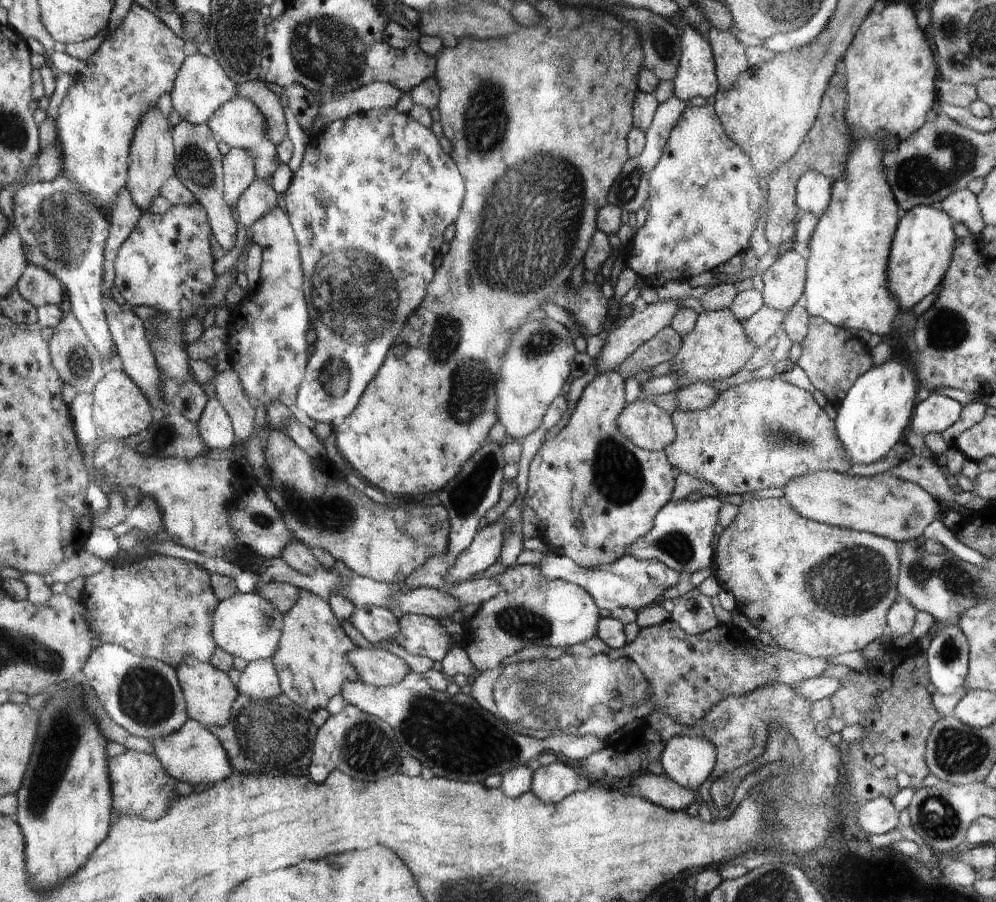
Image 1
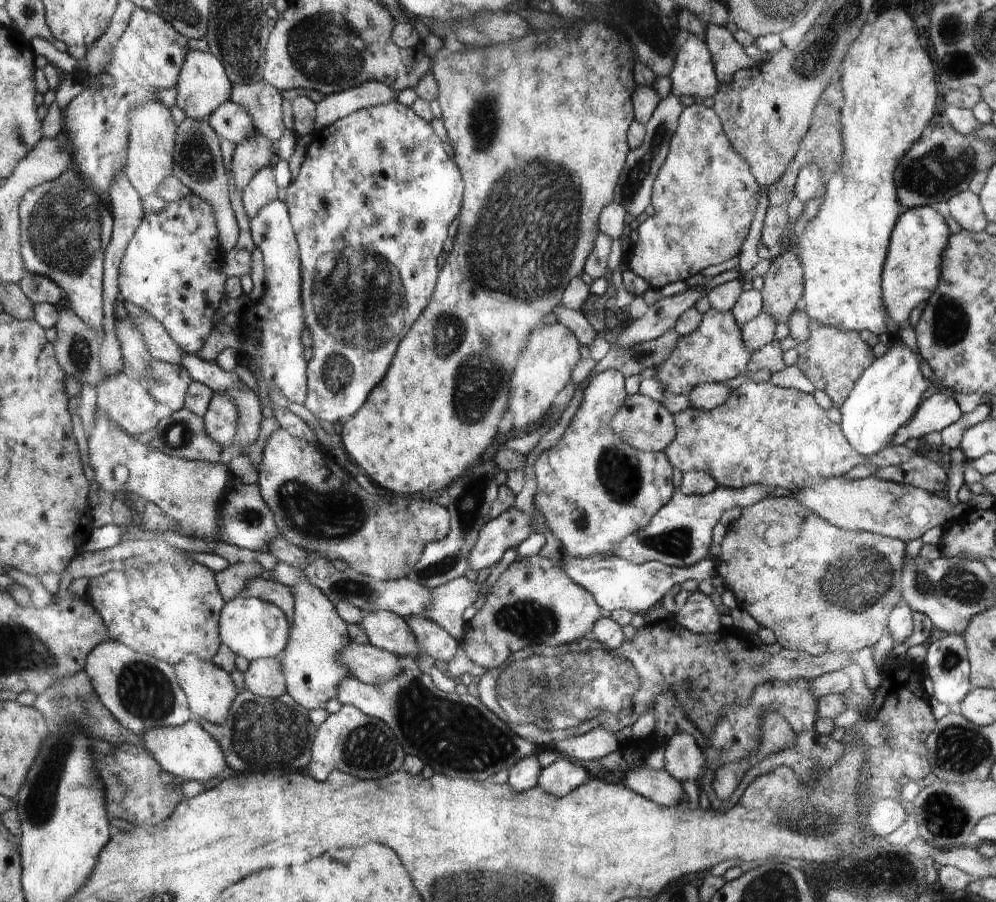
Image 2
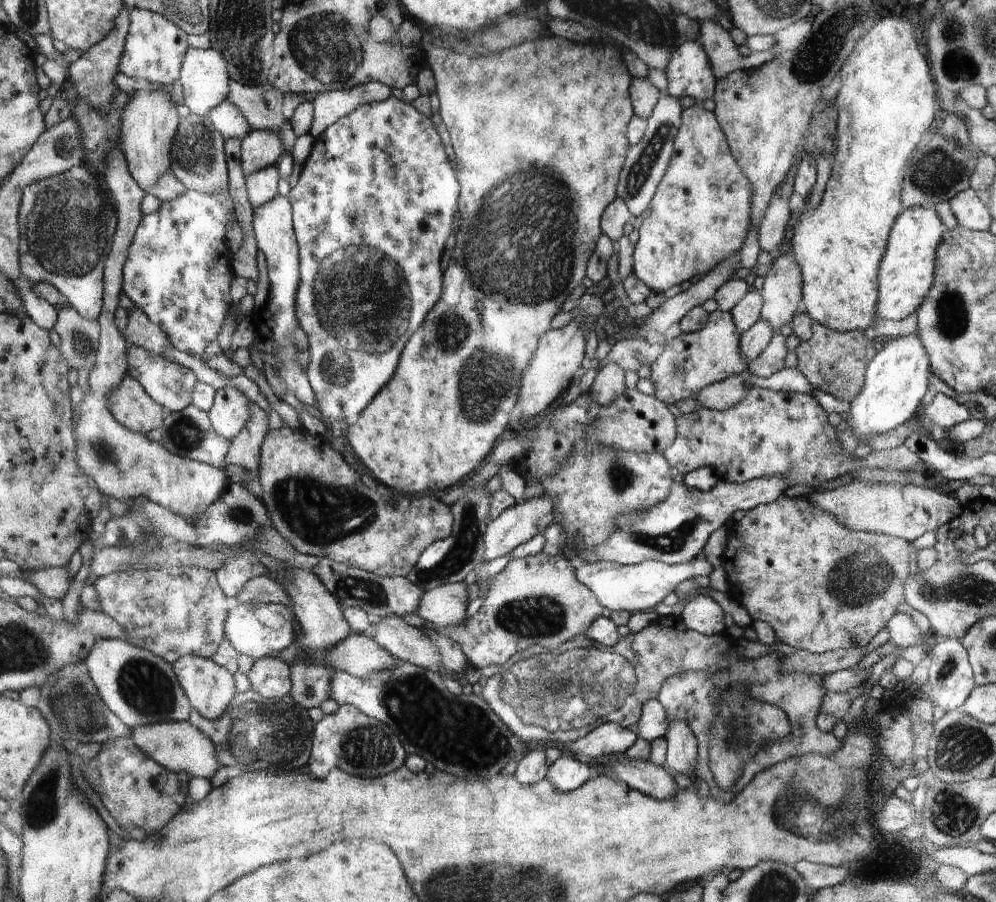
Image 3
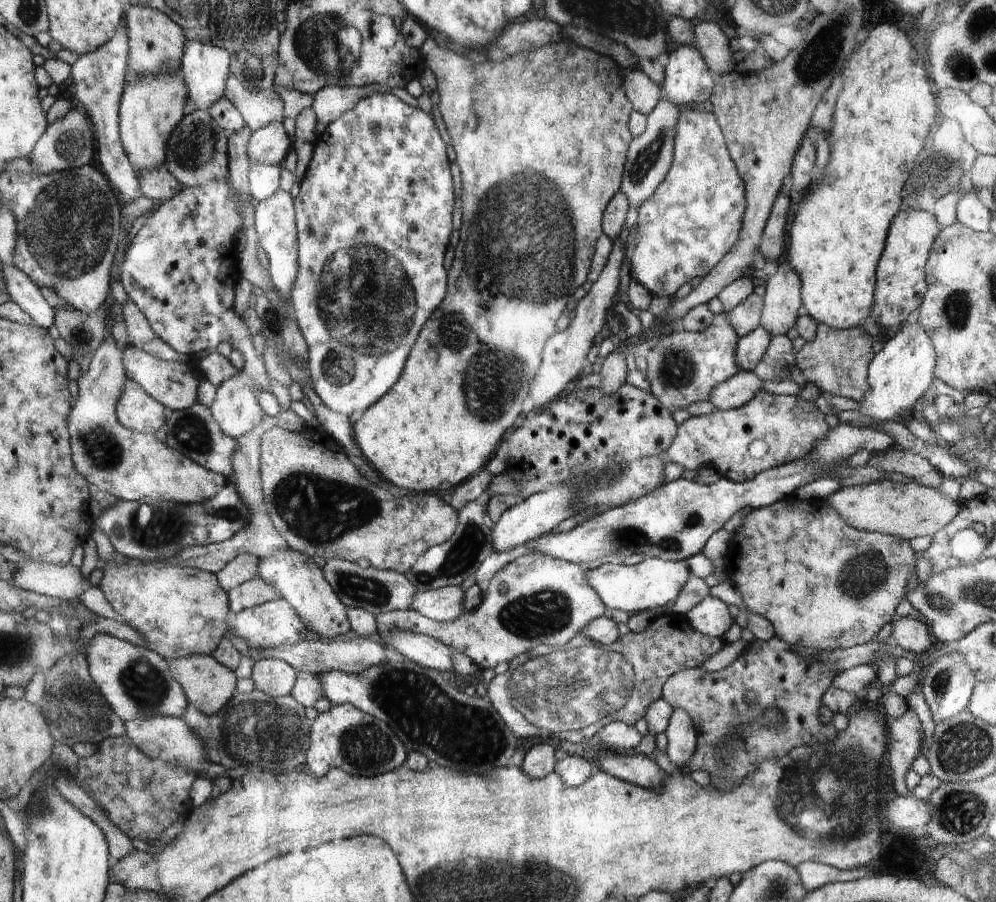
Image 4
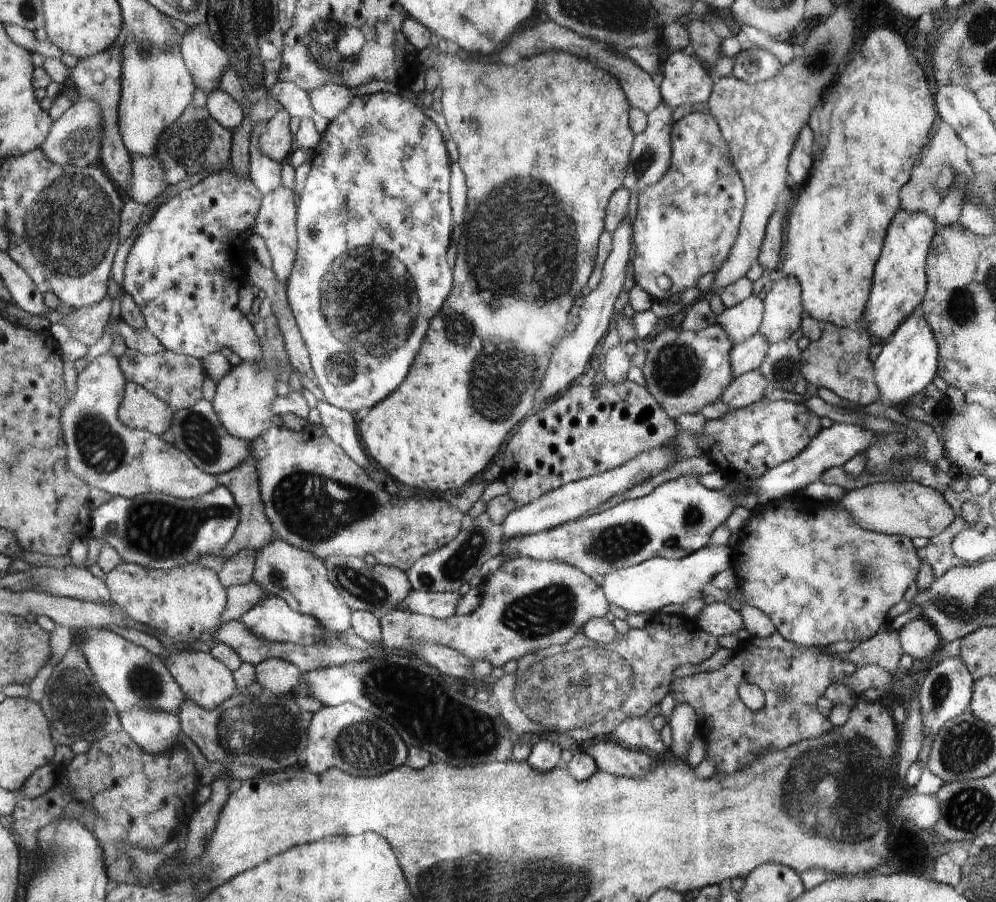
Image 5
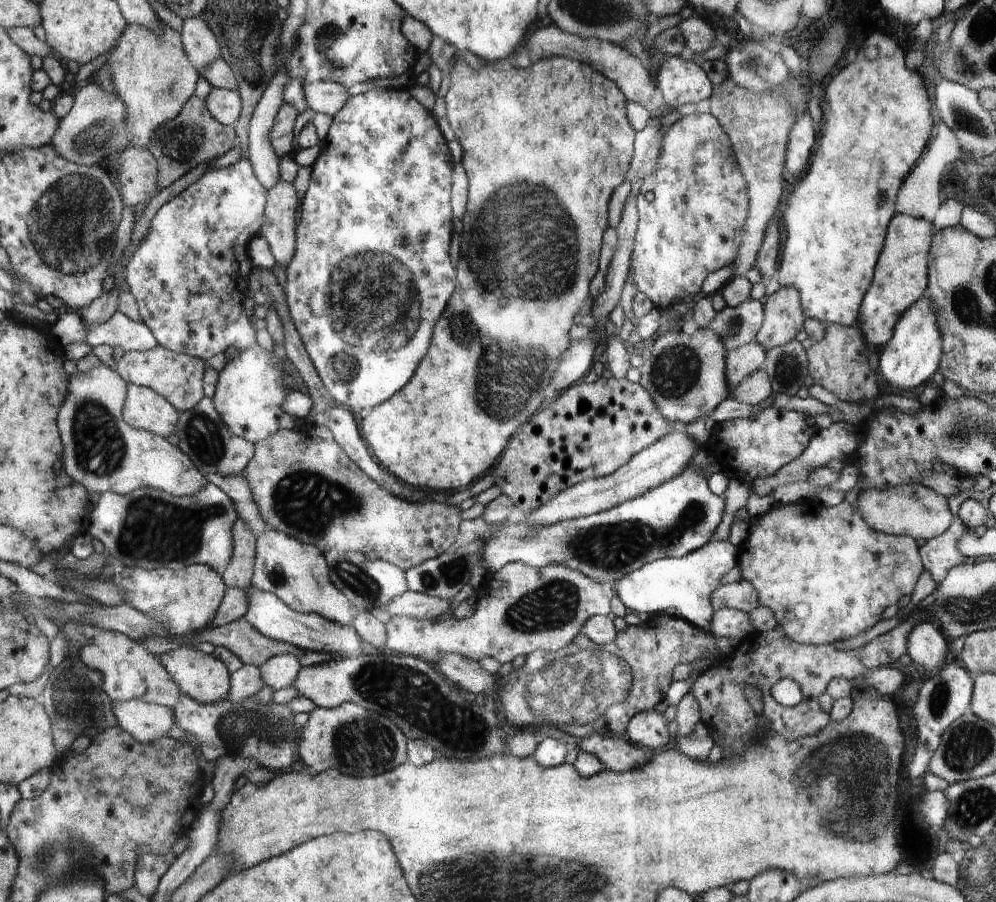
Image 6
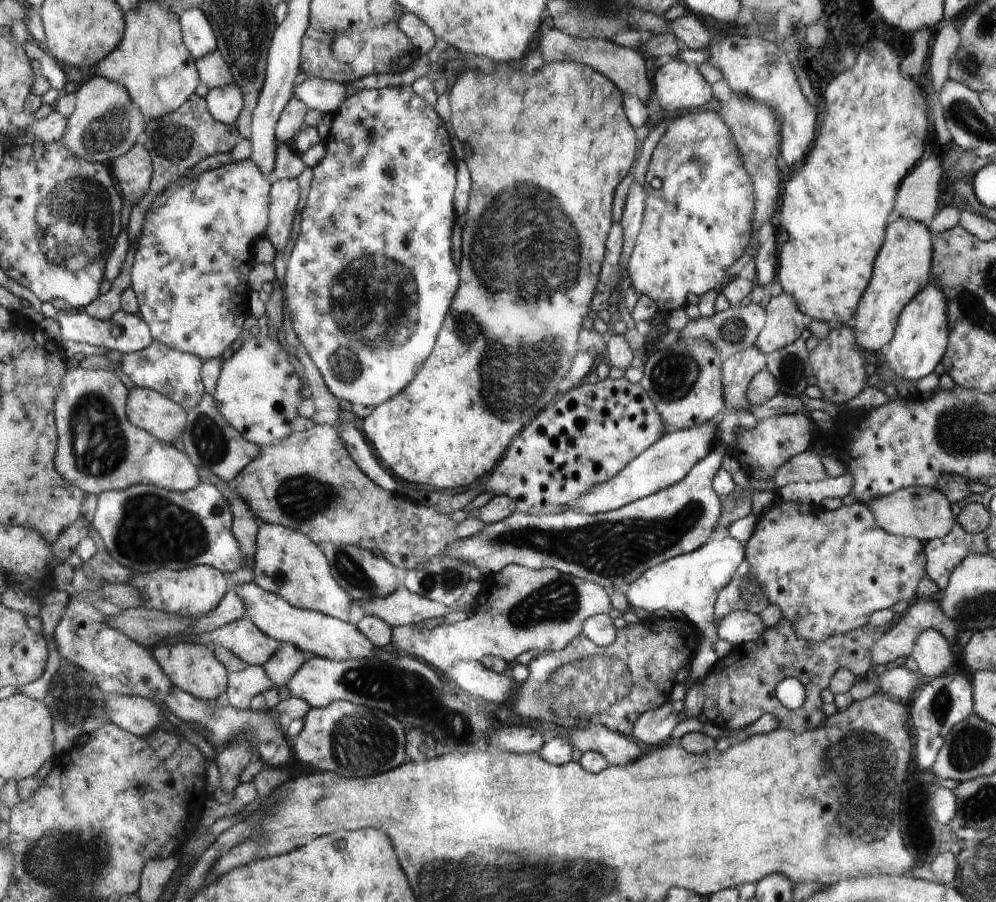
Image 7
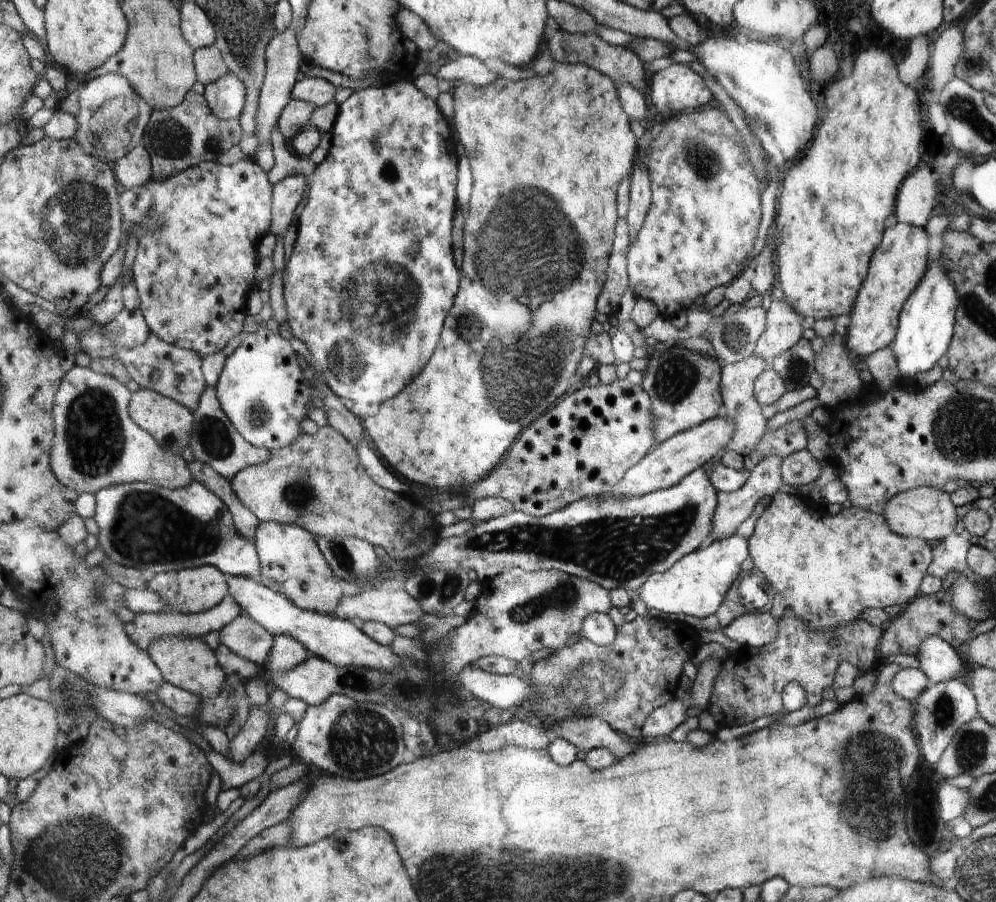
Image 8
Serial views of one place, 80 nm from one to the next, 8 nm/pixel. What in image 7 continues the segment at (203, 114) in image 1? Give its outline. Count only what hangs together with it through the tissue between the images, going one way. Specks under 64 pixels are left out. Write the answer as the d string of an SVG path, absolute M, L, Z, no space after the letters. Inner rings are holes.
M190 7L181 14L182 36L194 57L209 54L217 48L217 35L201 8Z

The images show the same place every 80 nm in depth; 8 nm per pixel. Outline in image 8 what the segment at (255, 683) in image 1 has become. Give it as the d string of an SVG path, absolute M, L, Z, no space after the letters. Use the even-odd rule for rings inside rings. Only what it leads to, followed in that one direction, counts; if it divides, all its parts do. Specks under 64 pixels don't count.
M276 635L265 666L272 673L288 671L304 663L309 657L309 649L300 644L299 640L288 635Z

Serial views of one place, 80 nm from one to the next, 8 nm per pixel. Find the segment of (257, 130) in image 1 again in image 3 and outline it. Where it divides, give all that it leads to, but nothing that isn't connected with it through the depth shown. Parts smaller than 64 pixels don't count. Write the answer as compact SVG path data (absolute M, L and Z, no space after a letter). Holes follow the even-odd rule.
M227 98L217 104L207 116L222 136L242 139L252 130L250 122L237 106Z

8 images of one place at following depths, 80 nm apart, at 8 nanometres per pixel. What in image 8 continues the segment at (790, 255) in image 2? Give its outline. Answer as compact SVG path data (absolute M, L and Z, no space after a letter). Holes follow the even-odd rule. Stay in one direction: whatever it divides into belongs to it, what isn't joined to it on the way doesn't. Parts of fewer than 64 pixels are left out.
M768 297L766 301L767 323L755 344L753 354L771 365L773 358L789 351L801 338L801 318L785 300Z

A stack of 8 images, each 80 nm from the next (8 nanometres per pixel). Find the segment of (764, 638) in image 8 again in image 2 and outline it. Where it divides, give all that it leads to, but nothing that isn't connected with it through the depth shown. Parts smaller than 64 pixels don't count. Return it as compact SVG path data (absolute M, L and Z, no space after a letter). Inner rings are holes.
M695 591L674 618L690 632L705 635L722 629L720 616L710 597Z

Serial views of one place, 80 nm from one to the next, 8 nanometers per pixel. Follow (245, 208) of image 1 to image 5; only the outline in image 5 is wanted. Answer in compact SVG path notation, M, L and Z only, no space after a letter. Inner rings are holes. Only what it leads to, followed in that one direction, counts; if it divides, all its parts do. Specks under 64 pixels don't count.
M264 124L254 126L250 135L249 155L252 162L249 164L248 178L254 181L260 192L268 194L281 184L282 164L262 152L259 138L263 132Z

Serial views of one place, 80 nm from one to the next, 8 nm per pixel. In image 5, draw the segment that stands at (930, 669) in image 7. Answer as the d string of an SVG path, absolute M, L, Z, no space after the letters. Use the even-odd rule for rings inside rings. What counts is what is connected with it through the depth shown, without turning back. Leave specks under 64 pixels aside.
M923 615L906 623L899 632L903 652L916 660L931 660L934 652L941 649L944 642Z

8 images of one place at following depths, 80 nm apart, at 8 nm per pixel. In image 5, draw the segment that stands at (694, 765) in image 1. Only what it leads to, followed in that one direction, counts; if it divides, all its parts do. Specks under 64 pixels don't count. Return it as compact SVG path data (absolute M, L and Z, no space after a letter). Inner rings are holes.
M677 703L669 718L672 727L672 746L668 749L674 758L684 760L689 744L697 734L698 716L695 708L688 703Z

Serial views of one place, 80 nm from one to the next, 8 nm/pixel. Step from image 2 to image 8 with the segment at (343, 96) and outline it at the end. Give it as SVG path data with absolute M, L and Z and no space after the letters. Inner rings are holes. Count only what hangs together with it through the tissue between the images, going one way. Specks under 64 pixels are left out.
M305 77L292 87L291 98L306 101L316 107L335 101L336 87L320 77Z

